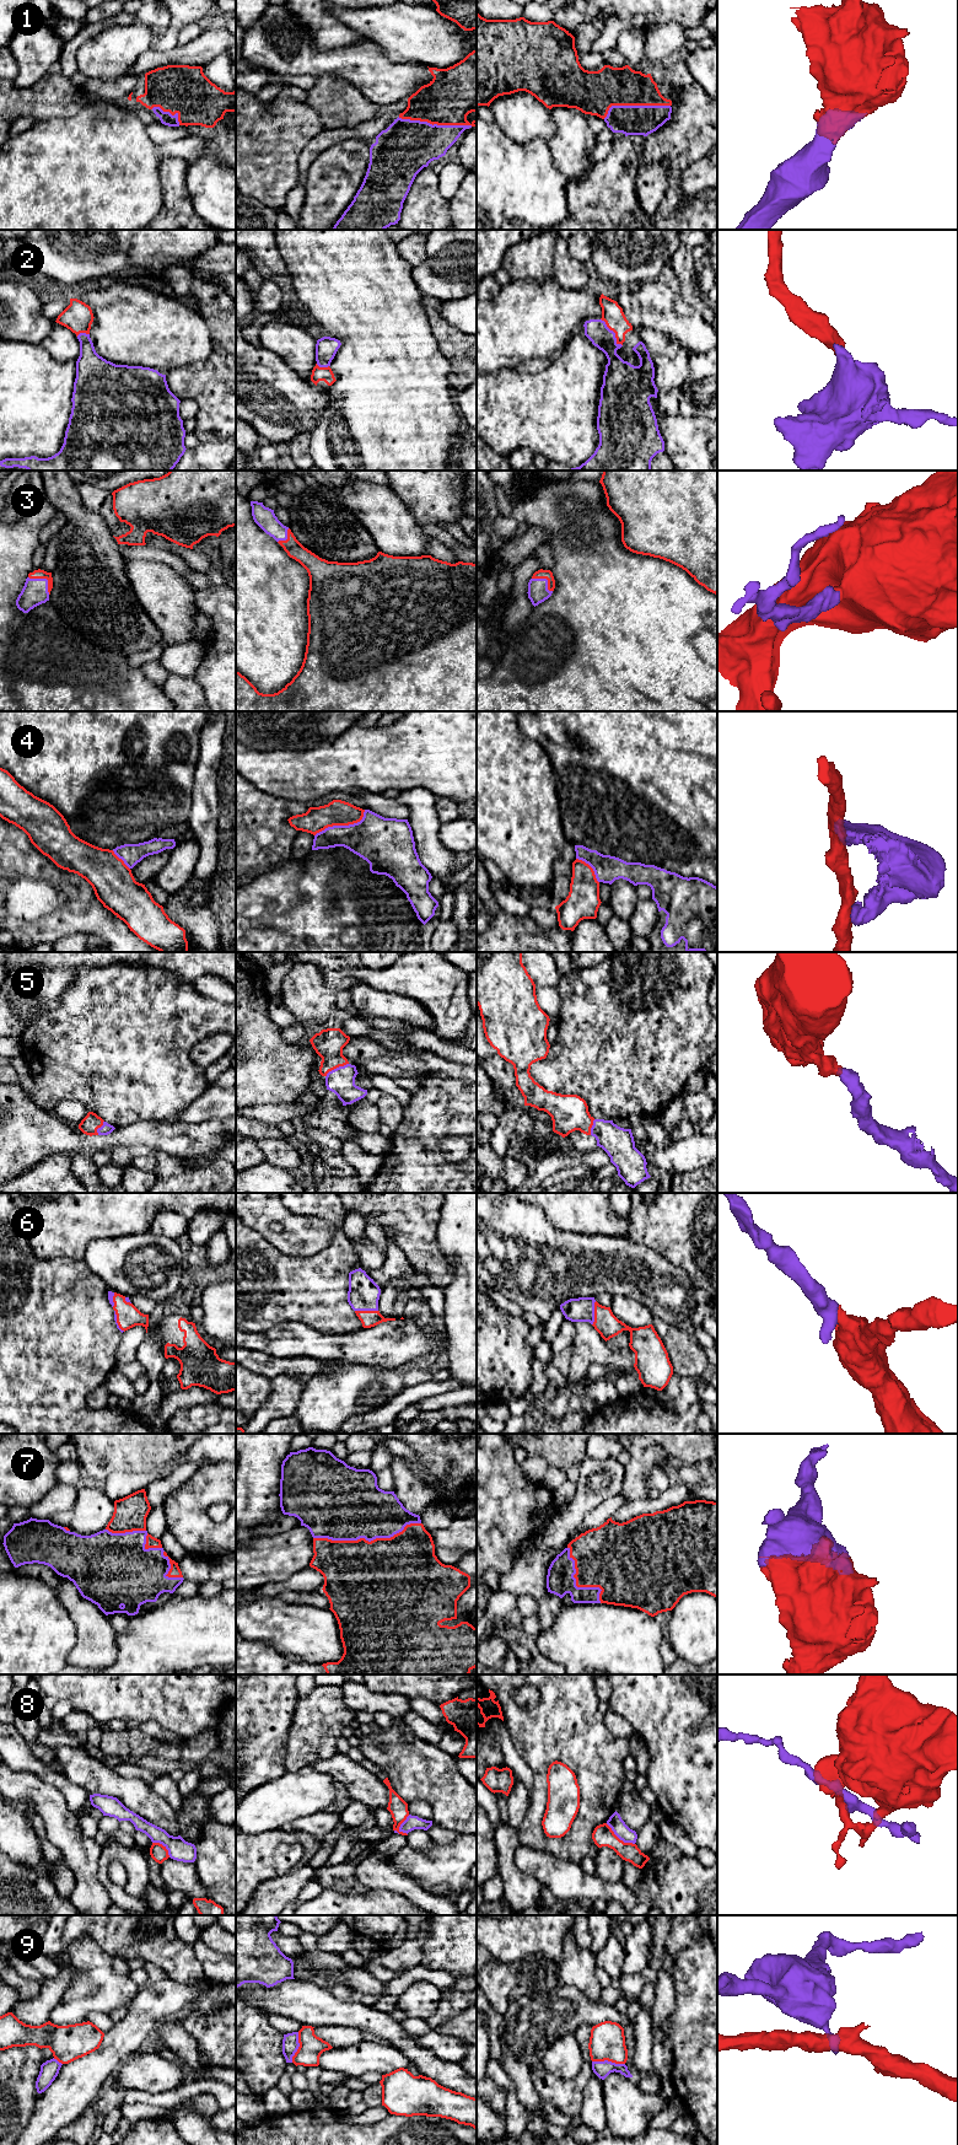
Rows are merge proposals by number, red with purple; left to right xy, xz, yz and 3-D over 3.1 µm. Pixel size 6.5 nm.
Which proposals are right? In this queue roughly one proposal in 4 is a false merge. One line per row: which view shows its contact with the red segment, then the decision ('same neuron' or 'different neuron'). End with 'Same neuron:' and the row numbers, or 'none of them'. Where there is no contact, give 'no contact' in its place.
1: contact in xz; same neuron
2: contact in yz; same neuron
3: contact in xy; same neuron
4: contact in xz; different neuron
5: contact in xz; same neuron
6: contact in yz; same neuron
7: contact in xz; same neuron
8: contact in yz; different neuron
9: contact in yz; different neuron
Same neuron: 1, 2, 3, 5, 6, 7

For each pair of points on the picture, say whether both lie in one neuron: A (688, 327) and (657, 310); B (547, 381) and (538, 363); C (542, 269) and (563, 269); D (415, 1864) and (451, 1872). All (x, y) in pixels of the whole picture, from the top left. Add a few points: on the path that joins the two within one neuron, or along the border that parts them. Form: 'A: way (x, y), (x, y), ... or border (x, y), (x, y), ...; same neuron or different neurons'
A: way (681, 322), (665, 311); same neuron
B: border (553, 358), (552, 363), (538, 372), (516, 370); different neurons
C: border (555, 242), (552, 275); different neurons
D: way (424, 1867), (442, 1867); same neuron

